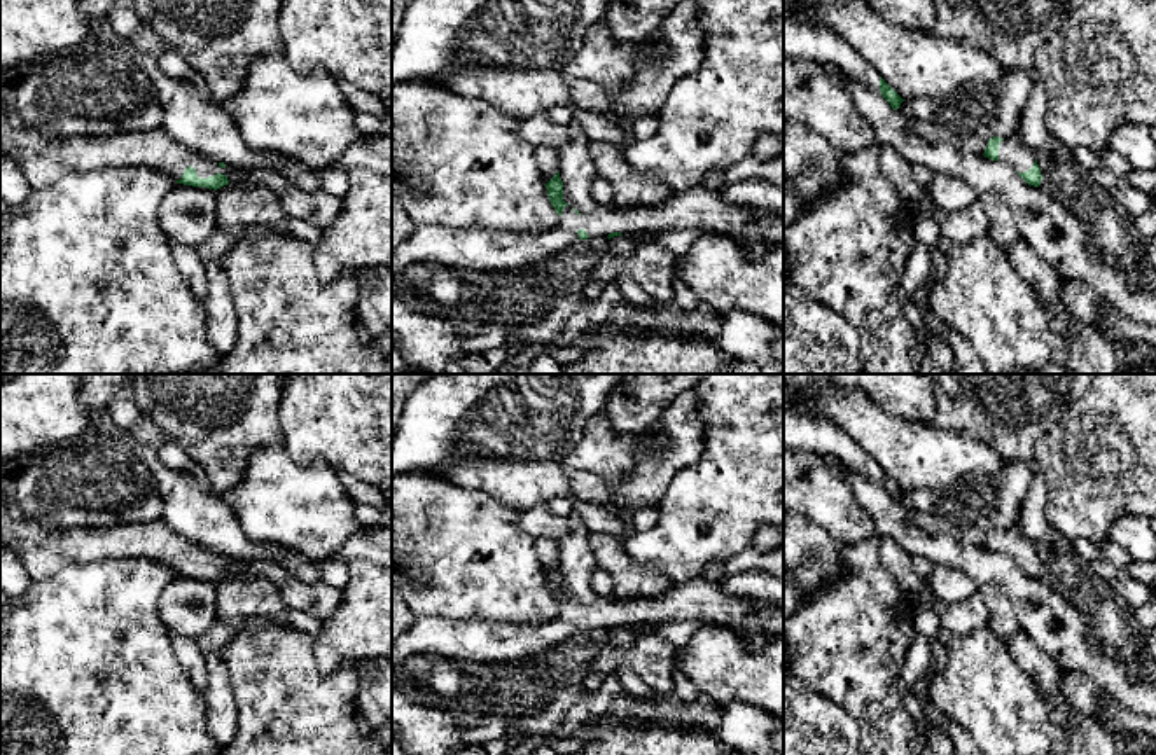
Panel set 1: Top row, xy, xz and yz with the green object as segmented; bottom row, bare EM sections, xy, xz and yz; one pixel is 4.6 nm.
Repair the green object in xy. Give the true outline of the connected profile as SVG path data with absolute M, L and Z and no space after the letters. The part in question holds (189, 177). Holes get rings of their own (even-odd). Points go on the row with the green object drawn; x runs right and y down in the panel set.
M0 86L0 150L24 173L31 189L52 185L68 171L147 168L177 184L220 189L250 170L226 166L173 140L163 128L108 136L51 138L38 129L14 129L7 119L7 96Z

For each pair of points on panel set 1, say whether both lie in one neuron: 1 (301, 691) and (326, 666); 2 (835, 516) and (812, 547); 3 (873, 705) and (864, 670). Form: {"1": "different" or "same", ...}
{"1": "different", "2": "different", "3": "same"}

